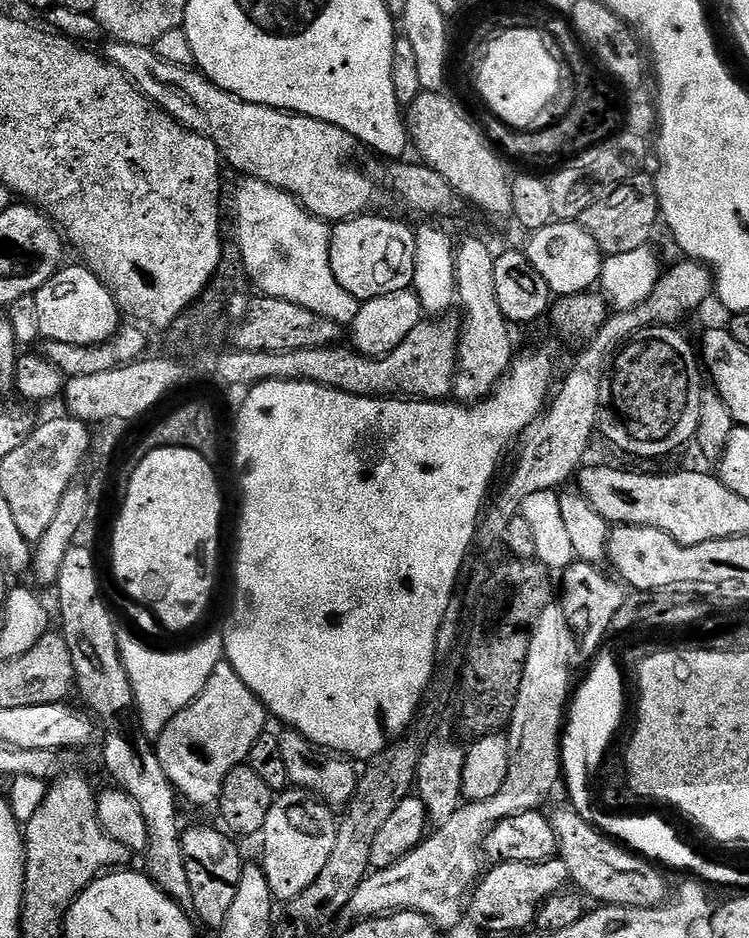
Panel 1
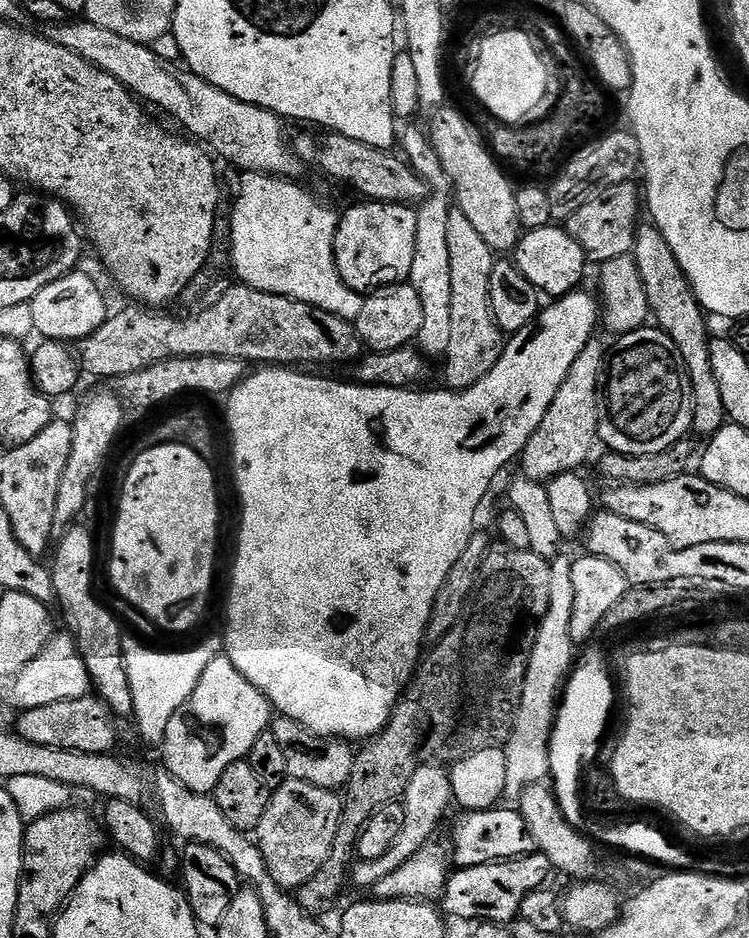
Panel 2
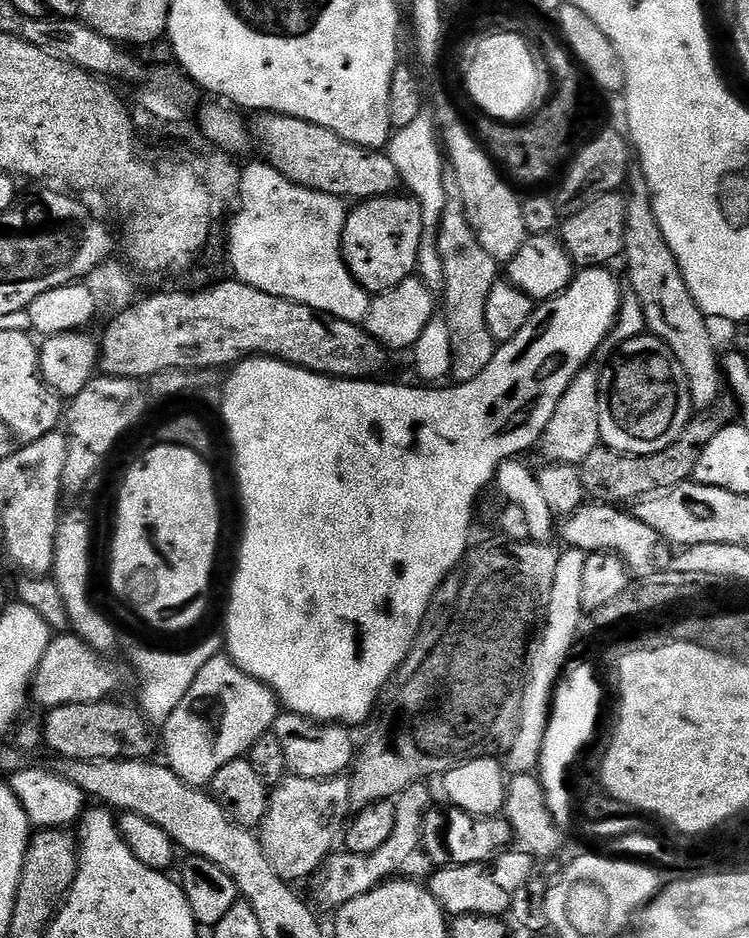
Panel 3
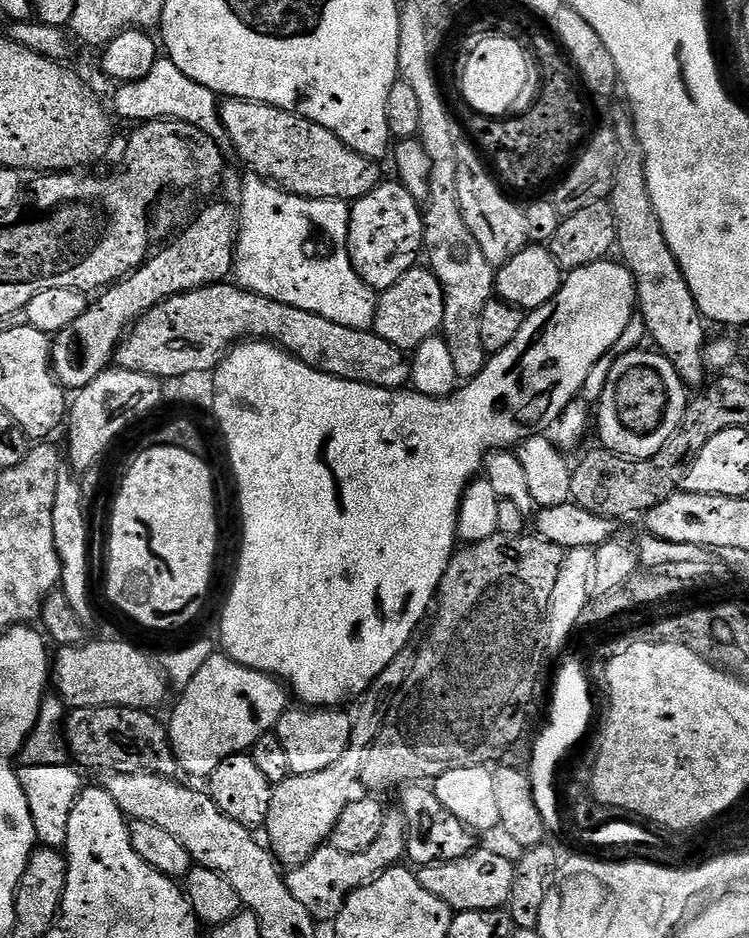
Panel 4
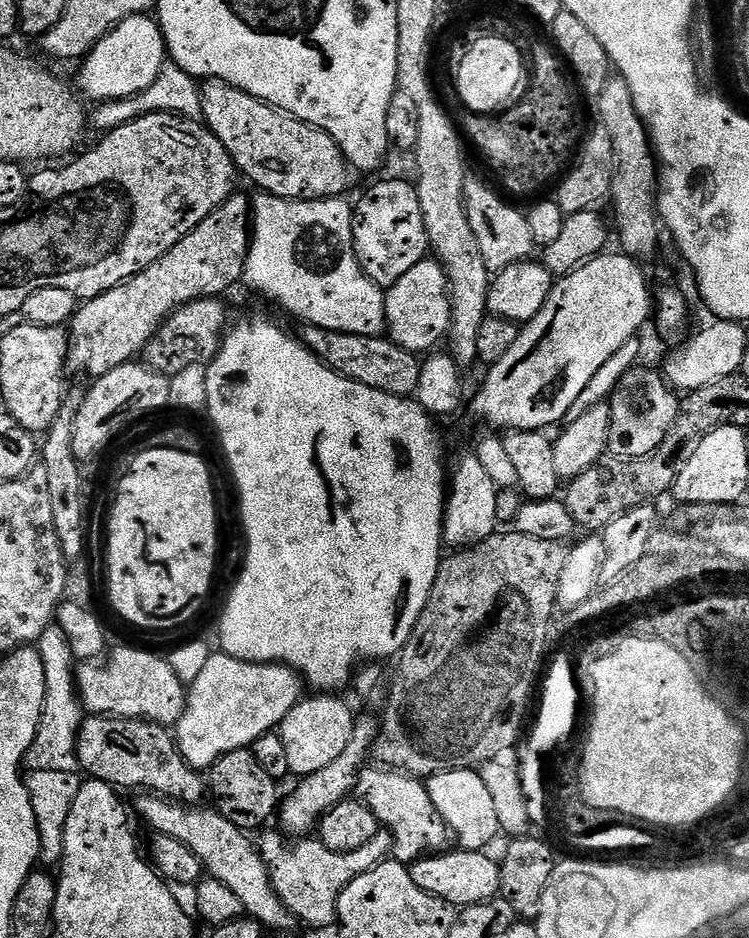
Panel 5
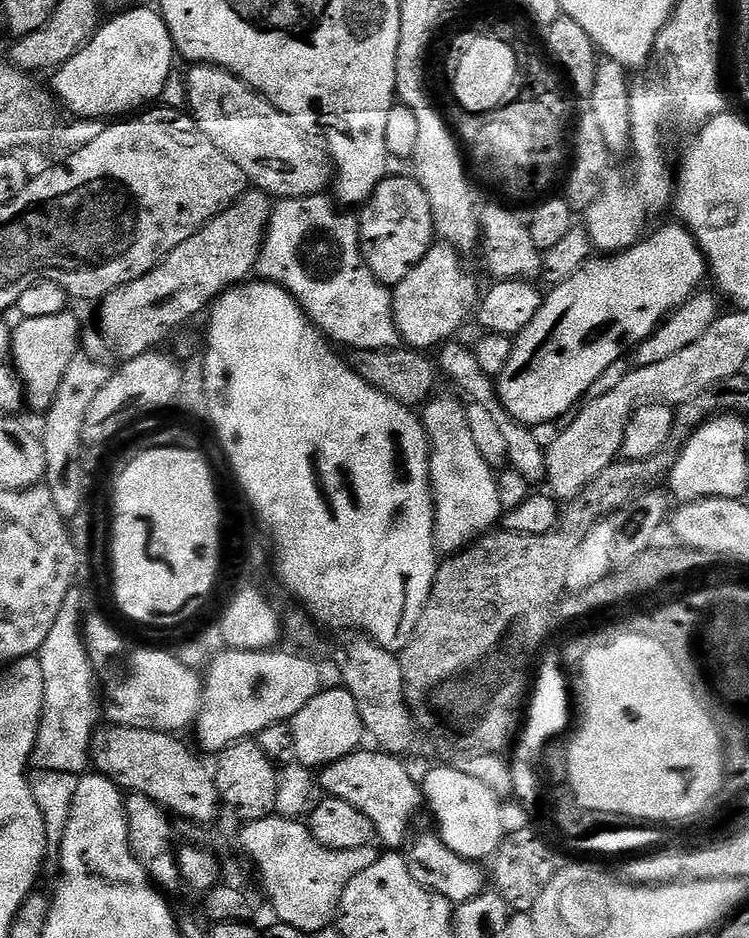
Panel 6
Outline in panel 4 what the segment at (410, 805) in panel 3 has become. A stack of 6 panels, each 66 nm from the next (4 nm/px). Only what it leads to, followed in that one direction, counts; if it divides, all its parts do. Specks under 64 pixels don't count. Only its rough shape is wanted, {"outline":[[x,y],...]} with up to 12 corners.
{"outline":[[389,811],[366,850],[319,848],[287,873],[317,922],[405,859],[408,828]]}

